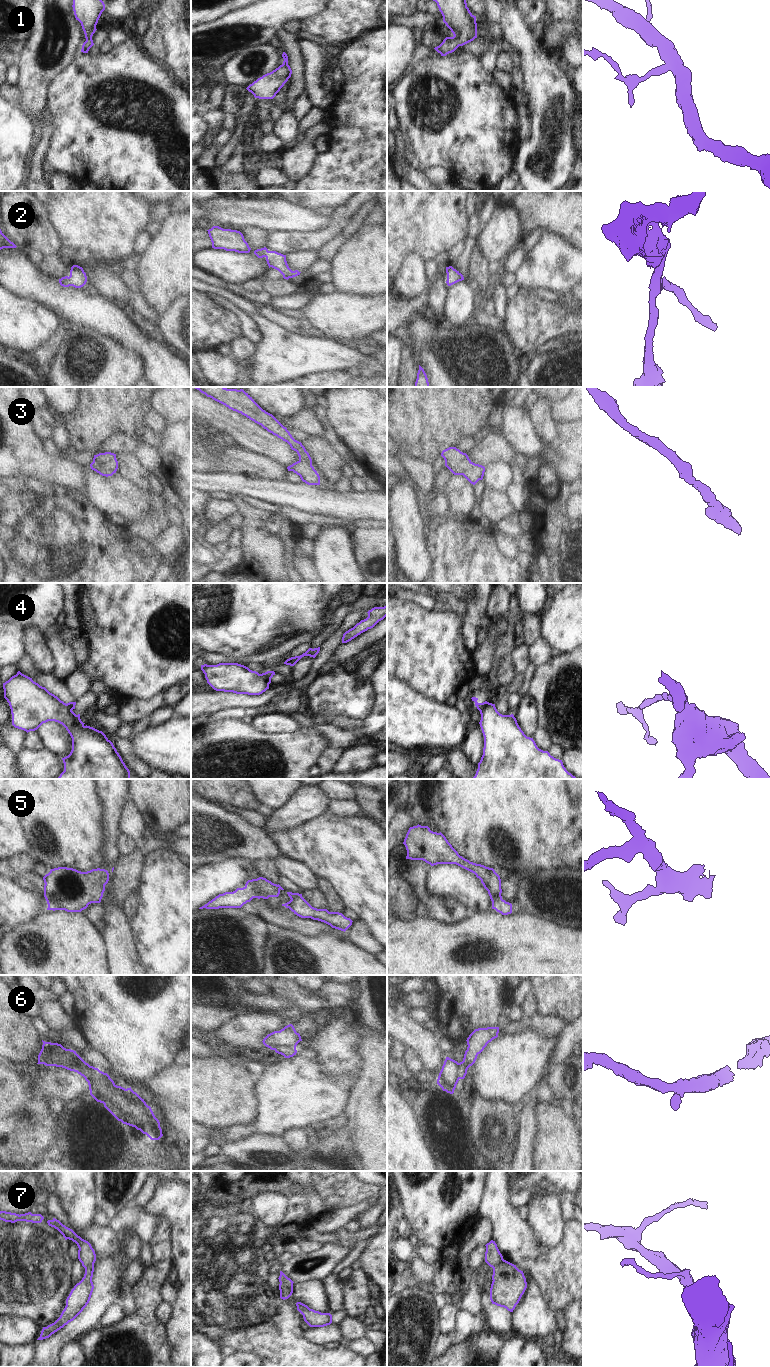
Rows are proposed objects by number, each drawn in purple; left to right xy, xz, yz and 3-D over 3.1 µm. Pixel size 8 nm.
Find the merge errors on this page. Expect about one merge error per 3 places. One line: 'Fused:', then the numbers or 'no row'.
Fused: 4, 6

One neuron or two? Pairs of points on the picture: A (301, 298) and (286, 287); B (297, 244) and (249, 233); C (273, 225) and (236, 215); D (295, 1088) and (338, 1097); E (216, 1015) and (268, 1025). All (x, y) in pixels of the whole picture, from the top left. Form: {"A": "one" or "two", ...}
{"A": "two", "B": "two", "C": "one", "D": "one", "E": "two"}

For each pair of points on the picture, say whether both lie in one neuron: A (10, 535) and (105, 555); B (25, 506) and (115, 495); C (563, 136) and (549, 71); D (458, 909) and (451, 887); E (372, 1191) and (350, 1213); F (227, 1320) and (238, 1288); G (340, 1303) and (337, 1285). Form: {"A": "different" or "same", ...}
{"A": "same", "B": "different", "C": "same", "D": "different", "E": "different", "F": "same", "G": "same"}

